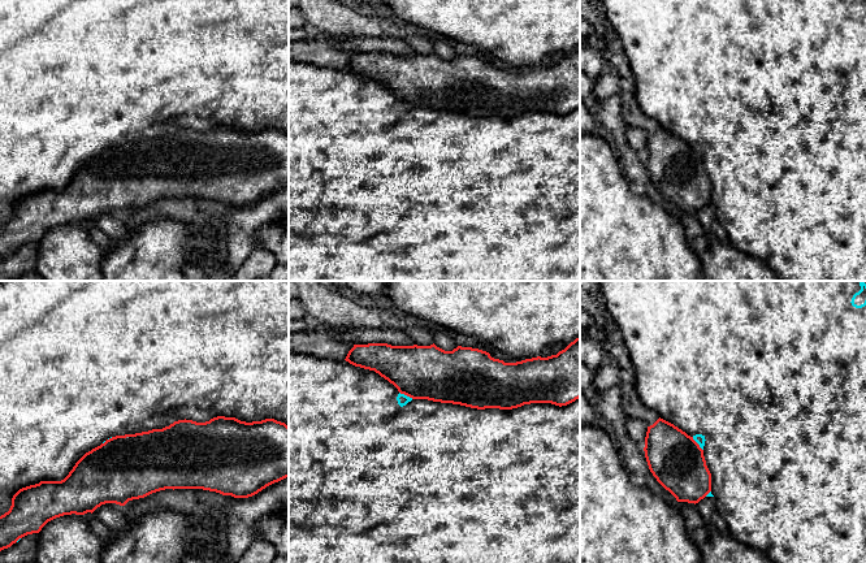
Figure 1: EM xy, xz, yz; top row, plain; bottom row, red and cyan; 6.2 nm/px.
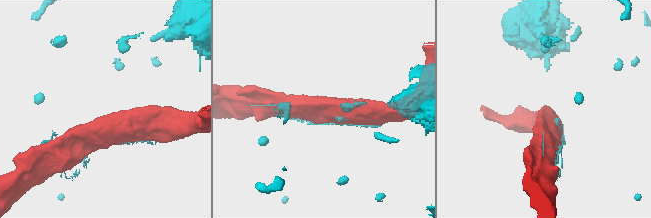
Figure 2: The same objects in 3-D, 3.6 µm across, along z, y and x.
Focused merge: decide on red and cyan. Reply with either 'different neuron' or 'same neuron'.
different neuron

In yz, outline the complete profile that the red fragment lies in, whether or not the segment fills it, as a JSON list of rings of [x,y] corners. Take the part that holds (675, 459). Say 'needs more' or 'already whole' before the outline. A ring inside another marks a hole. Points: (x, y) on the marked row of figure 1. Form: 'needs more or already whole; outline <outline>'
already whole; outline [[[659,417],[648,426],[644,451],[650,472],[677,502],[696,504],[711,491],[703,450],[674,424]]]

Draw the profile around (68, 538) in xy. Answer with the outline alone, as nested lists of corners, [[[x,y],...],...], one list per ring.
[[[64,515],[38,533],[35,563],[101,563],[105,541],[98,537],[85,515]]]

